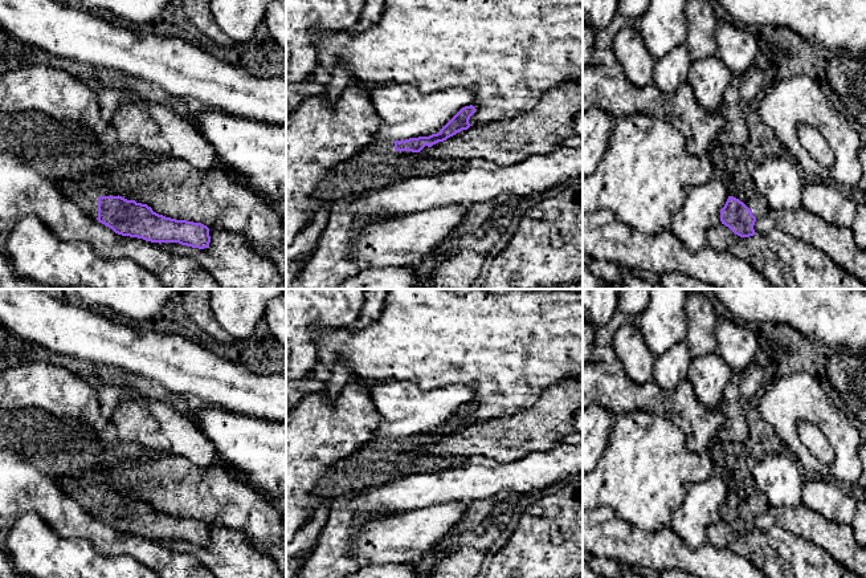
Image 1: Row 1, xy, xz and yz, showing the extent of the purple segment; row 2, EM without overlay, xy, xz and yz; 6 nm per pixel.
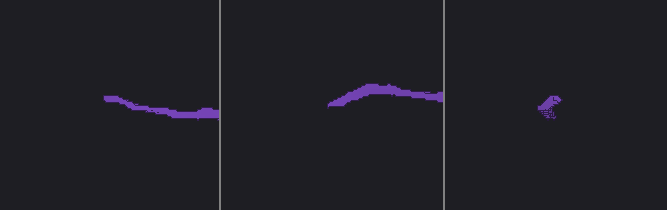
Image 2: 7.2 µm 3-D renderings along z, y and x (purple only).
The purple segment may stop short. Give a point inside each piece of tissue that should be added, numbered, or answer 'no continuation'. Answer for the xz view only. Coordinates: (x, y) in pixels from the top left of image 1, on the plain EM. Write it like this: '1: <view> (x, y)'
1: xz (378, 463)

